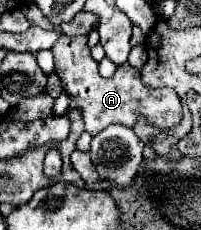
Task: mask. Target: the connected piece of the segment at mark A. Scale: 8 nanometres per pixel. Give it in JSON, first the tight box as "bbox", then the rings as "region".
{"bbox":[51,35,183,137],"region":[[[61,35],[51,47],[51,51],[55,55],[55,73],[63,83],[63,91],[71,97],[69,109],[81,109],[85,131],[91,133],[93,137],[113,123],[135,127],[139,117],[145,117],[151,125],[159,129],[173,129],[175,125],[179,125],[183,111],[181,111],[181,99],[175,93],[175,89],[145,87],[141,83],[141,71],[131,67],[129,63],[121,65],[111,79],[103,79],[97,71],[97,61],[91,57],[85,35],[83,37]]]}

